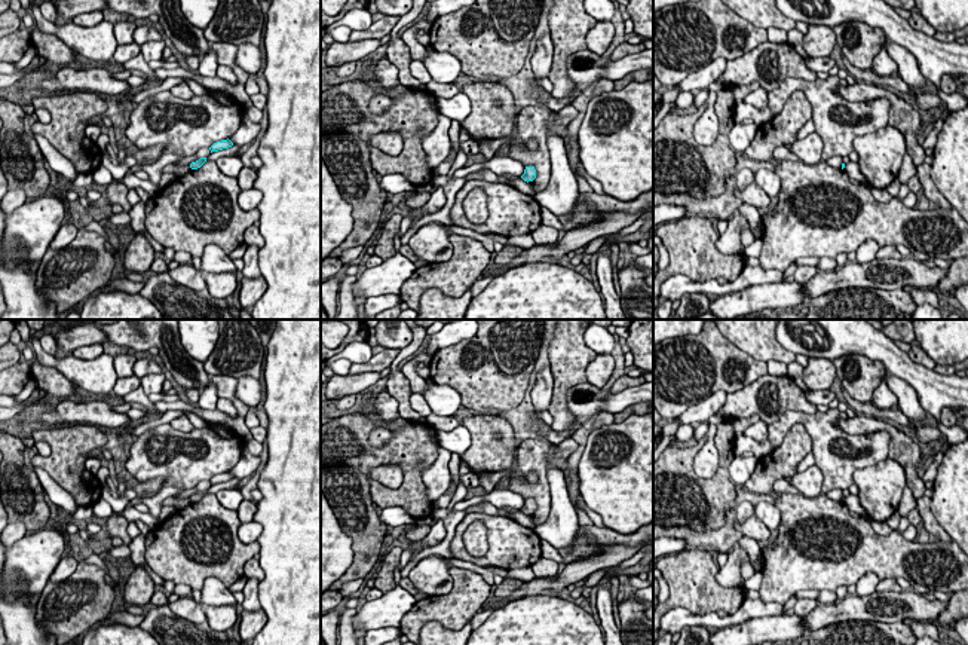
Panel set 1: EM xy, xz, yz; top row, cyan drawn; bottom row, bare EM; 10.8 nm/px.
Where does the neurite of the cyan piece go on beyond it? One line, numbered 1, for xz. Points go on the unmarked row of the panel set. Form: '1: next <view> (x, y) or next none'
1: next none

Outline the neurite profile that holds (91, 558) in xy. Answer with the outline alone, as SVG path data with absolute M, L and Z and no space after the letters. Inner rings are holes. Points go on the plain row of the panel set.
M89 551L88 554L83 556L83 559L85 559L86 563L92 563L92 565L99 566L105 572L105 577L104 577L105 583L117 590L117 583L114 583L111 580L111 577L108 574L108 569L105 566L105 560L101 559L99 554L95 554L95 553Z

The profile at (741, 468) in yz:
M736 455L729 465L729 477L735 484L745 484L745 482L751 477L757 464L756 456L744 458Z

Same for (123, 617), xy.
M125 609L125 611L120 611L120 612L110 614L99 624L104 624L104 626L108 626L108 624L125 624L125 626L129 626L129 627L137 627L137 626L140 626L143 623L144 617L145 615L135 615L135 614L131 614L131 612L128 612Z

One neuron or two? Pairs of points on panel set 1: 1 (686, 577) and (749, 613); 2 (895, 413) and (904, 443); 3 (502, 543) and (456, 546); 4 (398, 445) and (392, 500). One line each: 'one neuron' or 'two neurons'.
1: two neurons
2: two neurons
3: one neuron
4: one neuron

